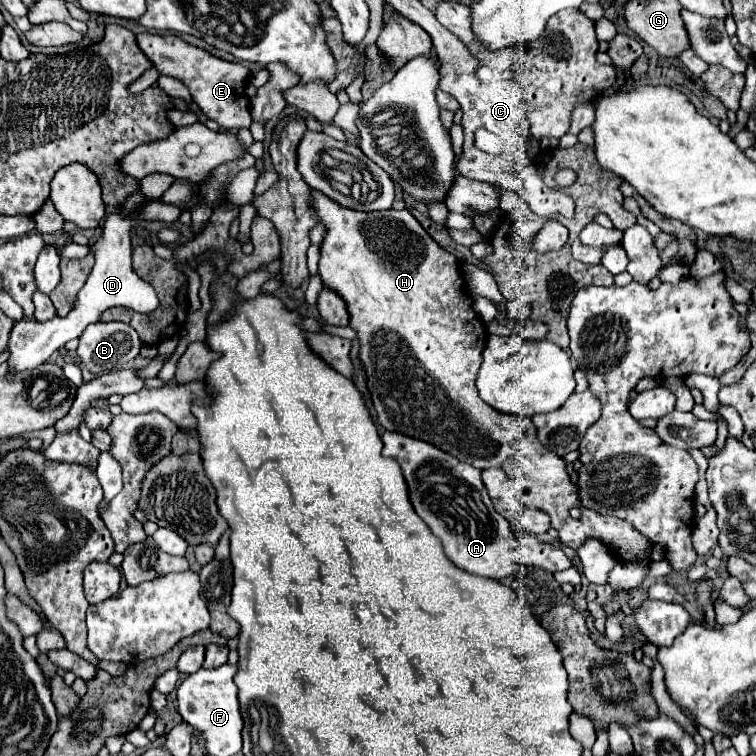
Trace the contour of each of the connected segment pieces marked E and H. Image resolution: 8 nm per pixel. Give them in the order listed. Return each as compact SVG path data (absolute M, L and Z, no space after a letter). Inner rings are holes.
M140 33L138 47L144 55L152 61L160 75L174 77L182 81L194 99L194 103L202 109L202 113L216 121L218 125L234 125L232 129L248 127L252 123L250 117L250 99L246 97L246 85L250 83L250 69L244 63L230 63L218 57L212 57L204 49L192 47L184 43L176 35L154 35L154 33Z
M312 191L312 205L320 221L328 227L328 233L322 241L318 273L324 281L324 287L338 293L346 303L352 321L350 325L360 341L358 359L366 371L366 383L378 423L386 431L428 441L430 445L436 445L448 455L478 469L500 467L508 477L524 479L524 493L518 493L522 507L544 511L552 521L550 525L558 531L562 545L578 549L588 537L596 537L612 549L616 561L648 563L650 543L644 541L644 537L630 523L616 517L604 517L580 505L578 489L572 485L570 475L566 473L564 459L540 445L532 419L496 413L478 397L474 381L482 363L488 331L480 315L472 309L472 297L464 289L464 279L460 275L456 257L442 249L408 209L362 213L340 207L316 191ZM572 507L582 509L580 519L570 515Z

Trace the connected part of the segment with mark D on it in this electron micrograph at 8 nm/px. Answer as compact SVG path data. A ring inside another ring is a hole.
M160 201L148 203L142 213L130 213L130 215L108 215L106 225L102 229L100 239L90 247L90 251L96 255L96 265L86 281L86 285L80 289L76 295L74 309L66 317L54 317L52 321L36 321L36 319L22 319L14 323L10 331L10 369L8 373L22 373L30 371L42 363L48 361L48 357L64 347L70 339L76 339L82 335L82 331L90 325L100 321L100 315L106 309L112 307L128 307L138 313L152 313L158 307L158 297L154 293L154 287L142 281L132 265L130 265L130 255L132 255L132 245L130 245L130 229L134 227L134 219L144 219L144 221L164 221L164 223L174 223L180 217L180 209L172 205L160 205Z

